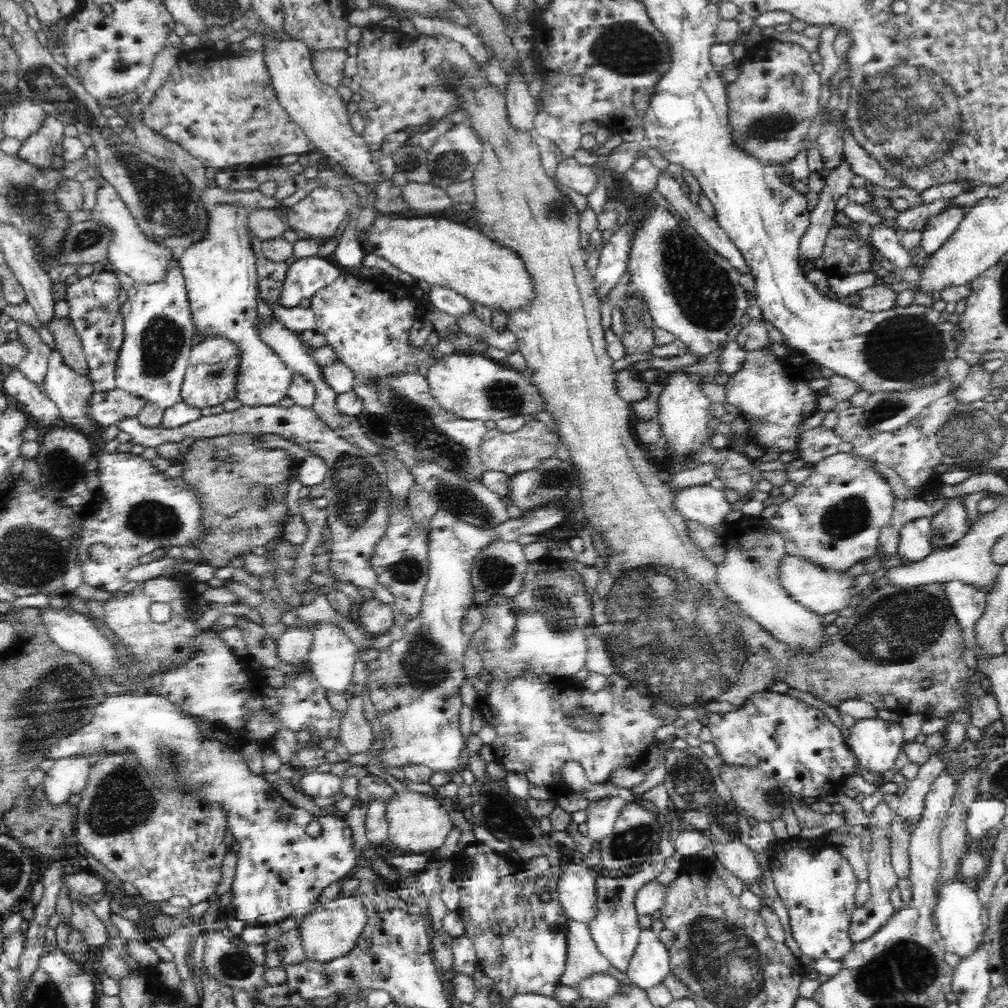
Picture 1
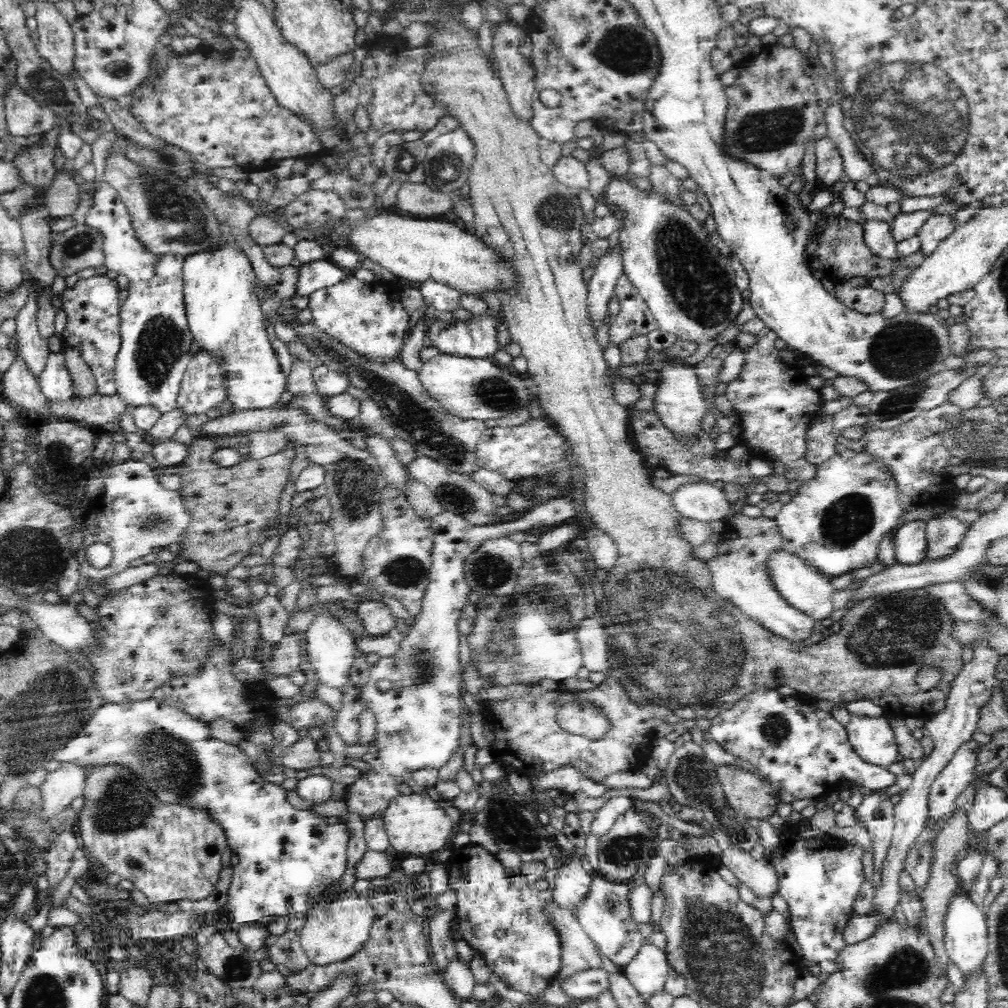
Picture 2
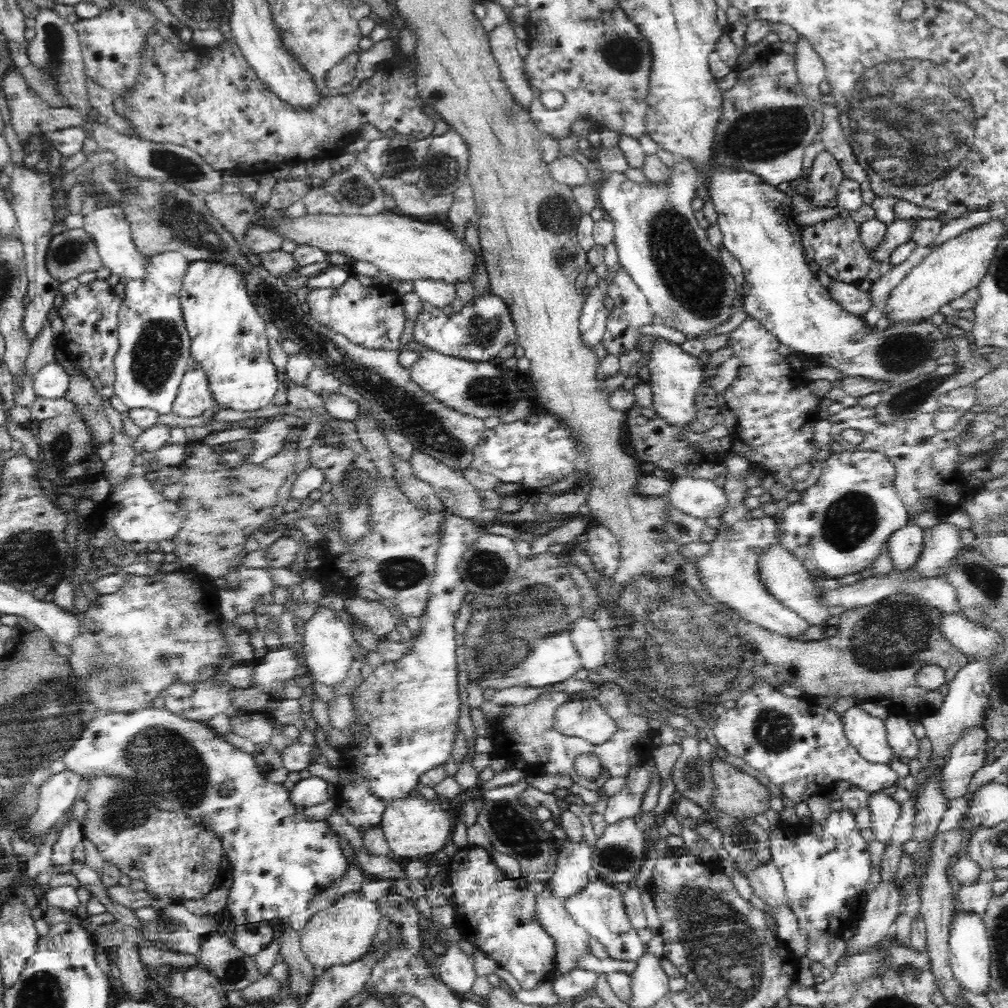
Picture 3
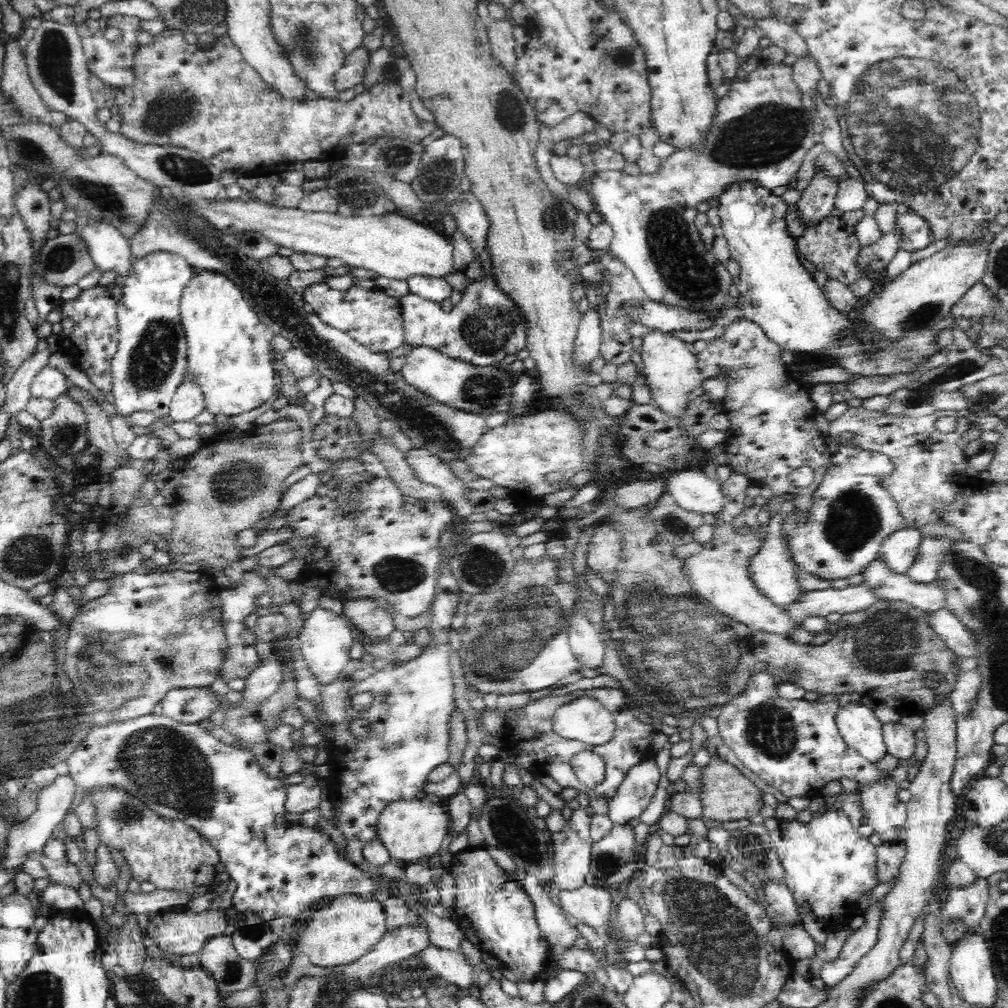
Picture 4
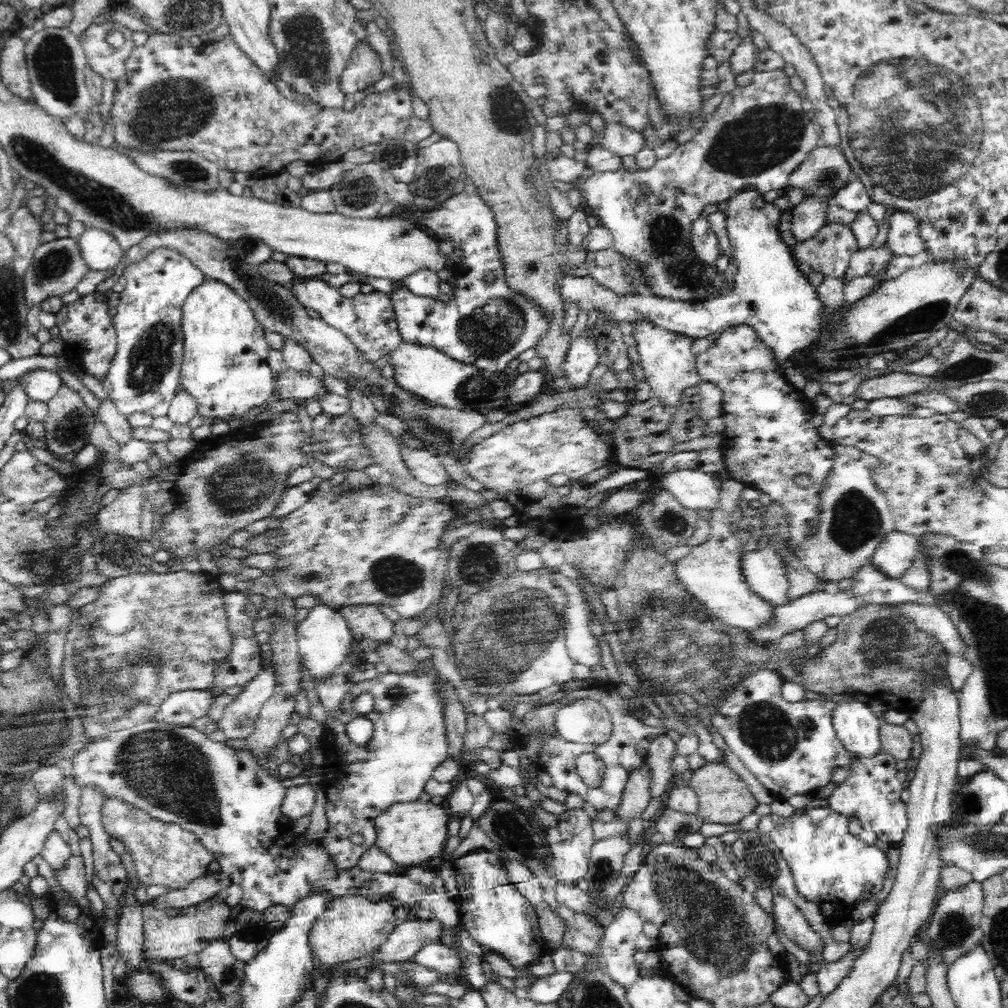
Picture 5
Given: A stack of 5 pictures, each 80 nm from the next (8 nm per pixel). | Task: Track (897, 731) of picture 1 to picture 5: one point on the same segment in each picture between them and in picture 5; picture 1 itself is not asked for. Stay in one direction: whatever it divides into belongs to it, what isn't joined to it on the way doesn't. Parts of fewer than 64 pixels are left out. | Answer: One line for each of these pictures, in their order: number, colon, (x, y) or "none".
2: (873, 739)
3: (867, 734)
4: (862, 731)
5: (857, 727)

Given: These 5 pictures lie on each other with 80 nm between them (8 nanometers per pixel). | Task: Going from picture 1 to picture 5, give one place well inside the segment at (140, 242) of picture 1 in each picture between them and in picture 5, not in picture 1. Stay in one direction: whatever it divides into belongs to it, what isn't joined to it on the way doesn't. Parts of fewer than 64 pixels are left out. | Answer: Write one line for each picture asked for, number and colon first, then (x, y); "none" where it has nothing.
2: (124, 253)
3: (109, 229)
4: (109, 251)
5: (101, 252)

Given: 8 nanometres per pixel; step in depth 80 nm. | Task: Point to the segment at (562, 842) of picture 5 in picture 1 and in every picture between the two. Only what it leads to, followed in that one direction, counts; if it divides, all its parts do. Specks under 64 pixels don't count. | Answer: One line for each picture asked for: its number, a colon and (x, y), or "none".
1: (576, 887)
2: (571, 884)
3: (572, 862)
4: (571, 862)

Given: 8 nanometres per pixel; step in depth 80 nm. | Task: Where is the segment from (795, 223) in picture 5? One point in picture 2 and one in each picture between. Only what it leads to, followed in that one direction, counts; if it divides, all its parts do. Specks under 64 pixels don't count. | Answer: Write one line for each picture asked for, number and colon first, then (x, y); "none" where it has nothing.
2: (829, 163)
3: (826, 175)
4: (817, 201)

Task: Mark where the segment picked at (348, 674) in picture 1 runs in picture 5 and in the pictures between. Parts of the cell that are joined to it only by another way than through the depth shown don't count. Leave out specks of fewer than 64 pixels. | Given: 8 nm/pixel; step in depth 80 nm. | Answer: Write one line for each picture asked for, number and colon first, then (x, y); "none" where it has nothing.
2: (331, 648)
3: (327, 643)
4: (325, 639)
5: (324, 638)

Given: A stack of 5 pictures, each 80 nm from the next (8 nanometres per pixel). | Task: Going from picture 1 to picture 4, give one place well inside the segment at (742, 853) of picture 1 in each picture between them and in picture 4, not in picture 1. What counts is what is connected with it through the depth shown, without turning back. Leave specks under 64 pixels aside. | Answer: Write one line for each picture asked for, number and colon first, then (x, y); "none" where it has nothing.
2: (759, 875)
3: (766, 882)
4: (778, 895)

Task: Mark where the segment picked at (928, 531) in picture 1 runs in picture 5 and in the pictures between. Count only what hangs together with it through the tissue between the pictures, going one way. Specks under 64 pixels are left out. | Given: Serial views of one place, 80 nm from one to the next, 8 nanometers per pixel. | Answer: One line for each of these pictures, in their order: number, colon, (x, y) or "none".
2: (910, 543)
3: (905, 546)
4: (899, 550)
5: (894, 555)

